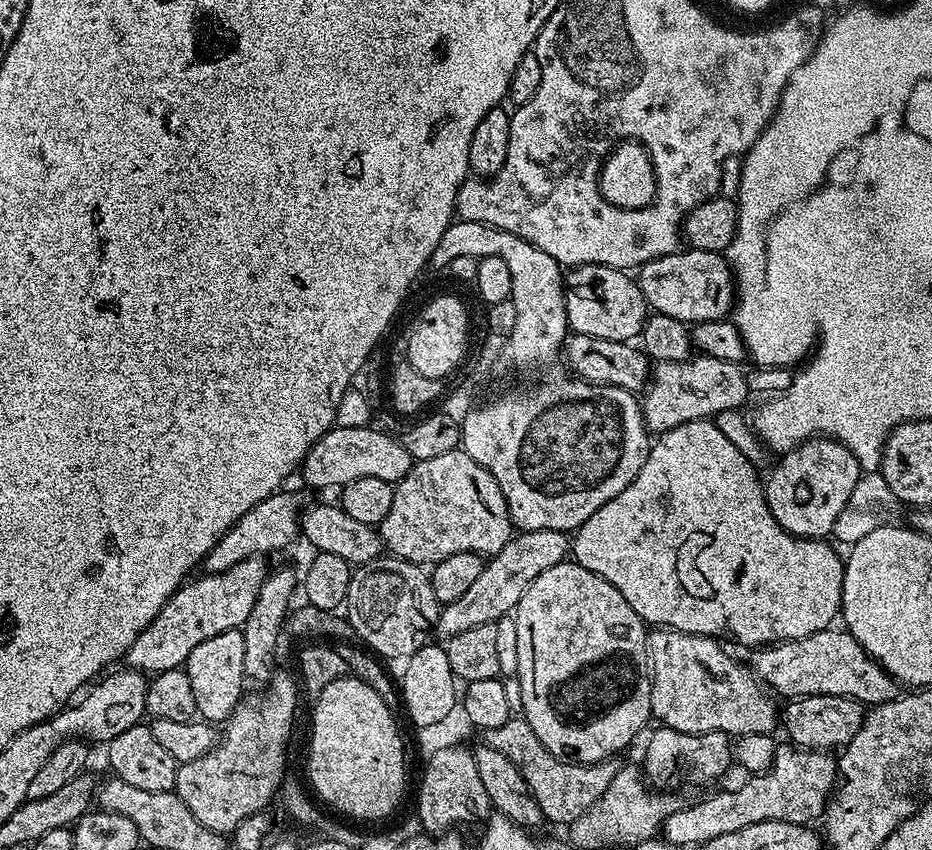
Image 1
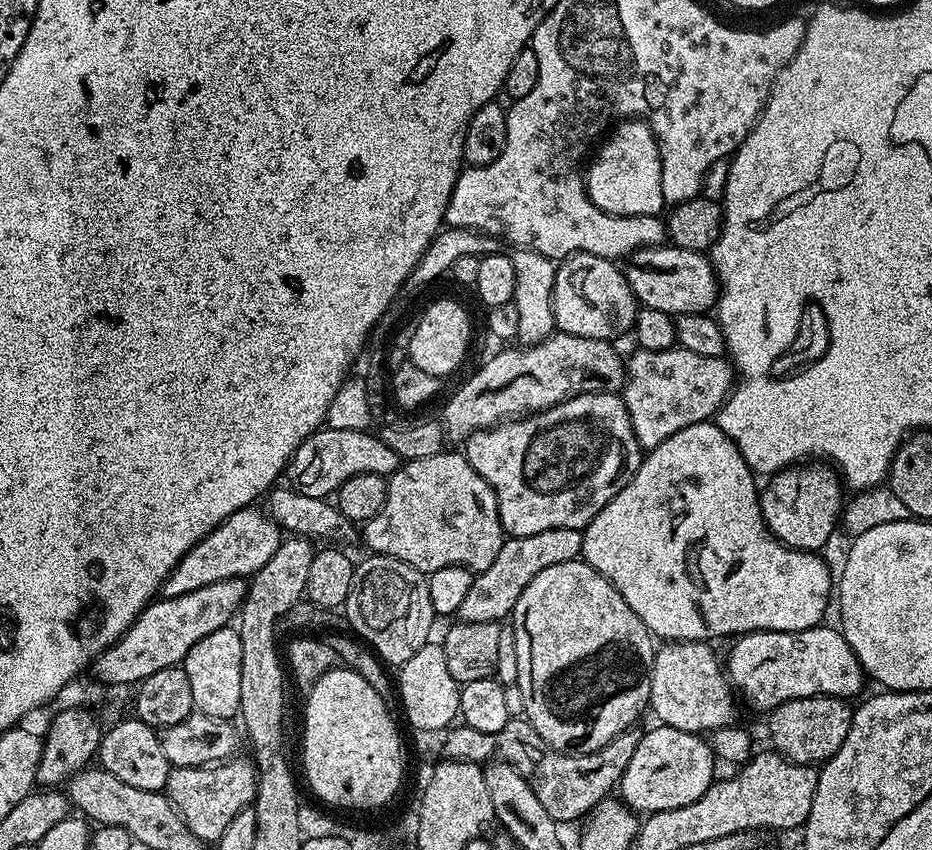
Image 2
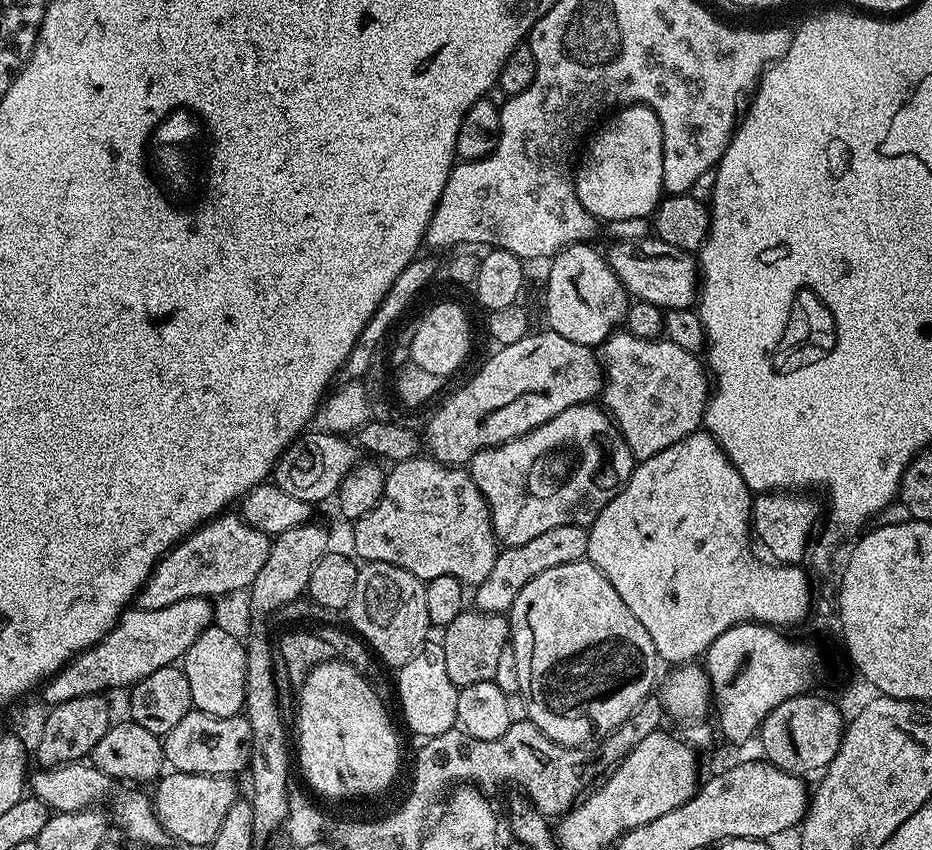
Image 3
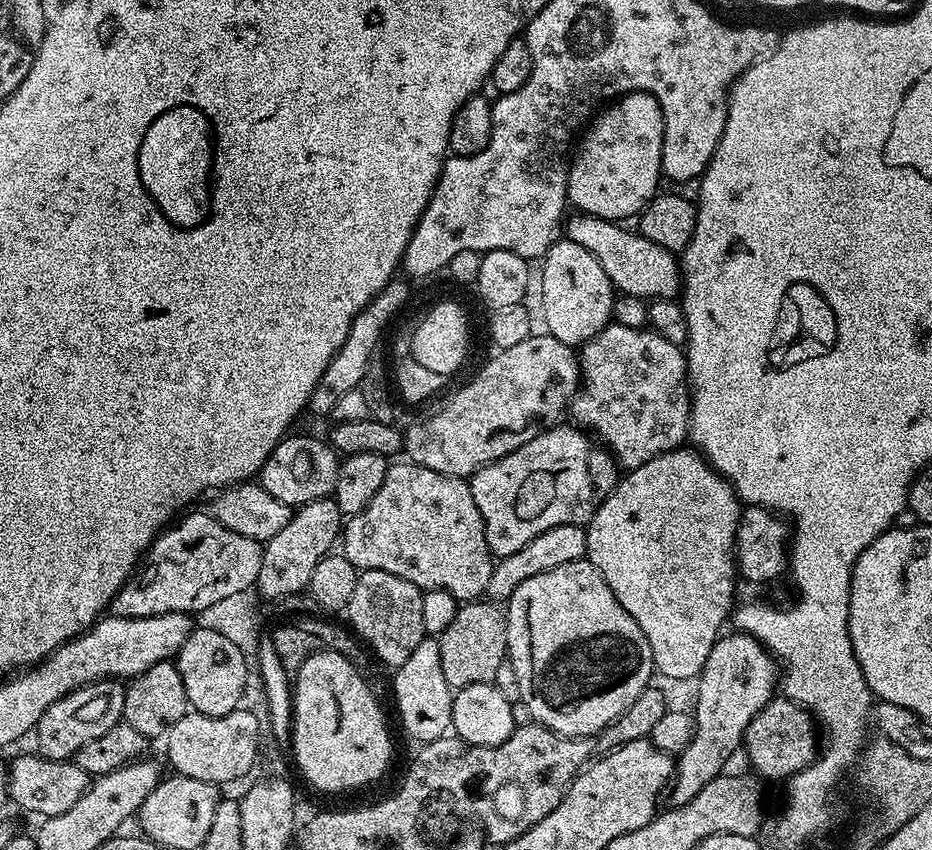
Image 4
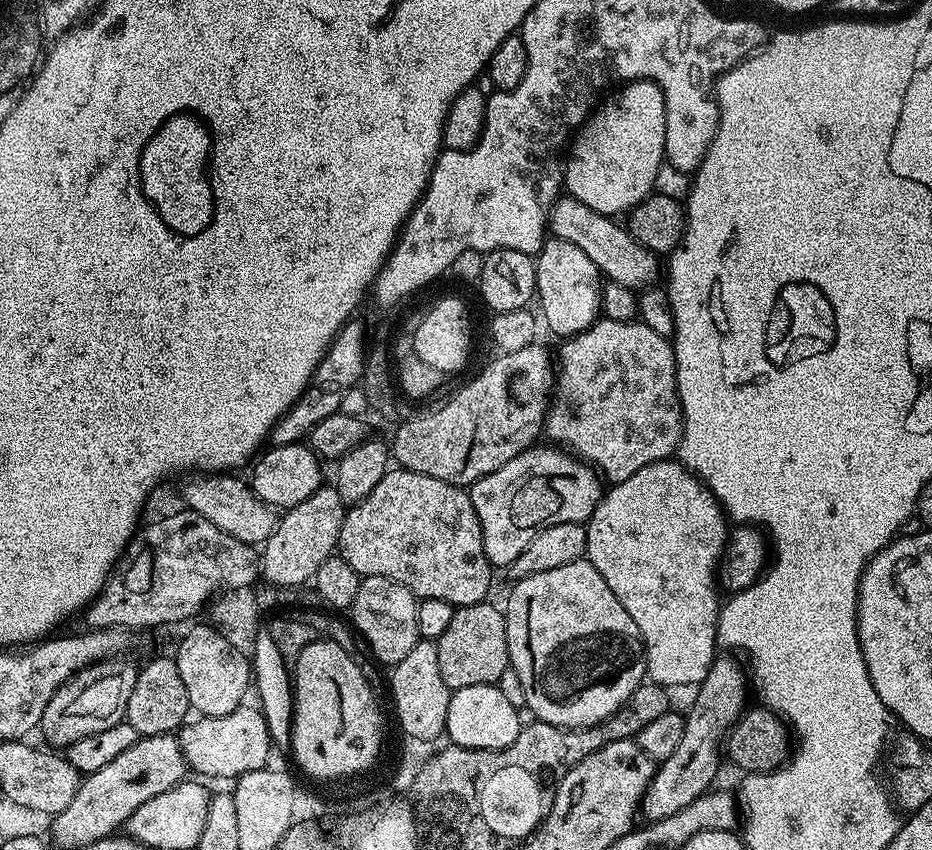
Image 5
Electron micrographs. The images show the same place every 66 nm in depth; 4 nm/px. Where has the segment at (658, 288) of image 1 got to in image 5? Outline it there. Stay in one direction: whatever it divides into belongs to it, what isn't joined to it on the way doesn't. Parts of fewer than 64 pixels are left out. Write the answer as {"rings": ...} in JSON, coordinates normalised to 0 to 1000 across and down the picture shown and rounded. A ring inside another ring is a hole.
{"rings":[[[608,228],[593,236],[592,245],[588,248],[588,268],[591,276],[598,282],[616,285],[616,289],[620,289],[620,294],[624,294],[624,299],[629,299],[629,304],[633,304],[633,308],[637,308],[637,313],[643,315],[653,331],[666,333],[679,341],[690,341],[703,335],[705,298],[690,292],[668,262],[661,262],[665,261],[656,254],[647,254],[633,247],[633,242],[624,242],[624,238]]]}

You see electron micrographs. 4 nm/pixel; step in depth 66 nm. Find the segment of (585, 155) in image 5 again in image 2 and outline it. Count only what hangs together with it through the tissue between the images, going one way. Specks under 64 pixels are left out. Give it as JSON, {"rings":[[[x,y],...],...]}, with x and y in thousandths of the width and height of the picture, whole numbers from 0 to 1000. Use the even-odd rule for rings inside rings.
{"rings":[[[670,139],[651,160],[652,166],[638,175],[639,185],[637,179],[635,194],[633,188],[629,198],[629,222],[635,240],[657,254],[707,255],[707,249],[714,248],[715,236],[710,228],[708,169],[700,147],[691,139]]]}

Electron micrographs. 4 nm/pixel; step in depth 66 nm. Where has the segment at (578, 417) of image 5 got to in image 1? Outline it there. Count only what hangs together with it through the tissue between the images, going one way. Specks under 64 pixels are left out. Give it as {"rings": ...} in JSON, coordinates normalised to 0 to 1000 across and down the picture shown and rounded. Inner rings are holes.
{"rings":[[[750,416],[703,425],[689,456],[691,467],[685,471],[692,505],[700,511],[718,508],[723,501],[768,492],[774,485],[794,480],[803,464],[803,447],[796,434],[794,428]]]}

